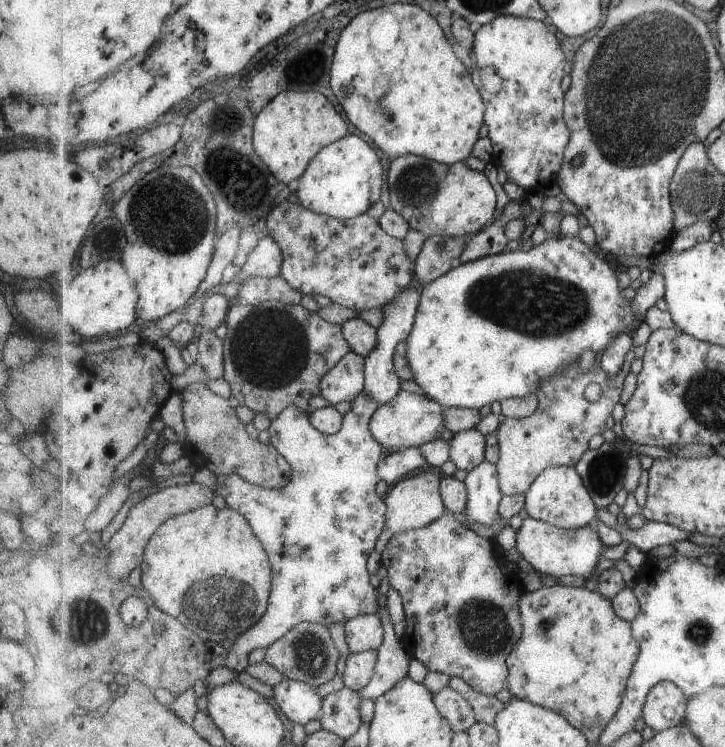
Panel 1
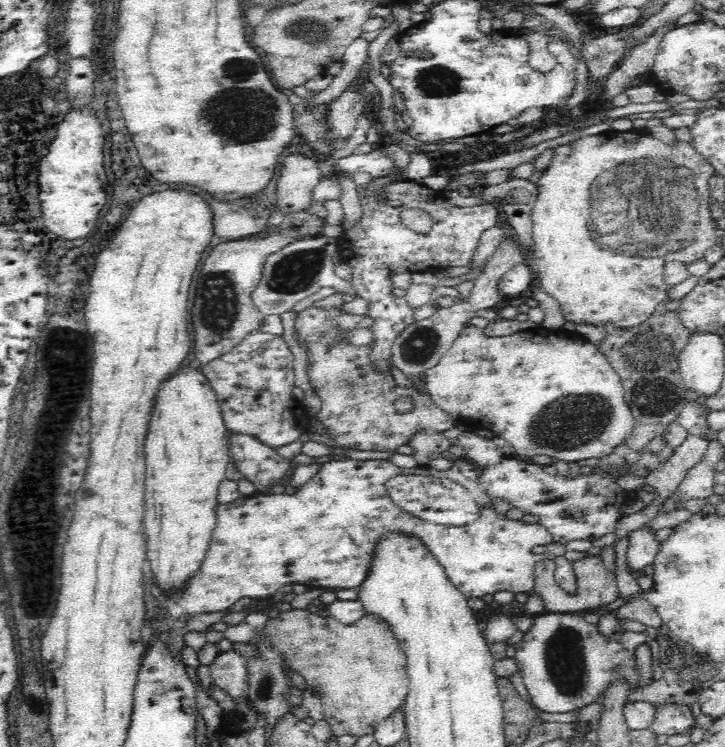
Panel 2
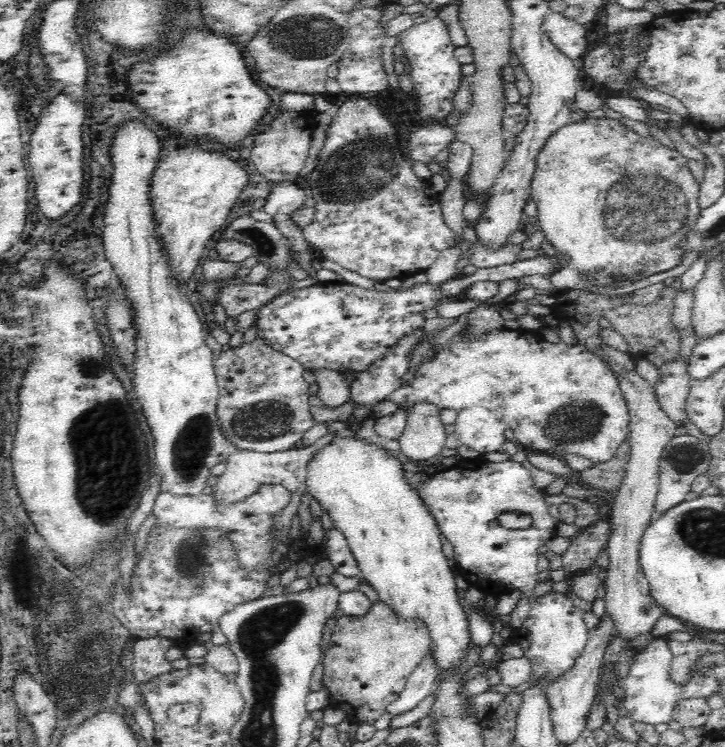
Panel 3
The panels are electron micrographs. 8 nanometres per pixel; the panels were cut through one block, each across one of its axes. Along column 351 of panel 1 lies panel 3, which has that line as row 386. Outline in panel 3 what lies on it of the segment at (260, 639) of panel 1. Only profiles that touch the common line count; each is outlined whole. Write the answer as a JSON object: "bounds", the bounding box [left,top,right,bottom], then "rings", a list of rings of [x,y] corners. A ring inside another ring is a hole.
{"bounds":[378,328,631,463],"rings":[[[494,328],[480,336],[470,336],[470,330],[463,329],[415,376],[410,385],[398,388],[382,401],[378,411],[398,407],[408,410],[414,402],[427,401],[458,414],[465,408],[480,405],[498,418],[507,430],[514,431],[513,441],[521,448],[562,459],[564,454],[578,454],[593,463],[610,460],[631,434],[630,409],[611,368],[584,345],[568,346],[561,341],[558,344],[548,343],[536,330]]]}

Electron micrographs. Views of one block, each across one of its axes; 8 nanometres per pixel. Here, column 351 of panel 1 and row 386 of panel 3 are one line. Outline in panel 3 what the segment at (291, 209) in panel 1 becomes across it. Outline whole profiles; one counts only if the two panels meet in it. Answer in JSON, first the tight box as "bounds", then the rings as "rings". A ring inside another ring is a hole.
{"bounds":[213,336,320,453],"rings":[[[259,336],[253,342],[248,342],[220,353],[220,358],[213,362],[218,378],[220,396],[217,404],[217,423],[223,435],[236,448],[253,450],[254,452],[277,453],[291,449],[306,431],[314,428],[320,422],[312,417],[308,393],[309,385],[303,378],[304,366],[286,353],[278,352],[270,347]]]}

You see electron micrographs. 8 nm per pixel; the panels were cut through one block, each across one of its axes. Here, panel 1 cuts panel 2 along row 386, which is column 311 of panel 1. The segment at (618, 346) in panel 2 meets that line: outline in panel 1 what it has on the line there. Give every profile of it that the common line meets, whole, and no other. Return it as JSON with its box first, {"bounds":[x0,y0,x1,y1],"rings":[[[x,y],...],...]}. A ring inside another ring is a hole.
{"bounds":[265,621,341,687],"rings":[[[304,621],[266,650],[265,662],[279,670],[285,679],[299,680],[318,687],[337,676],[340,656],[341,652],[333,641],[329,627]]]}

